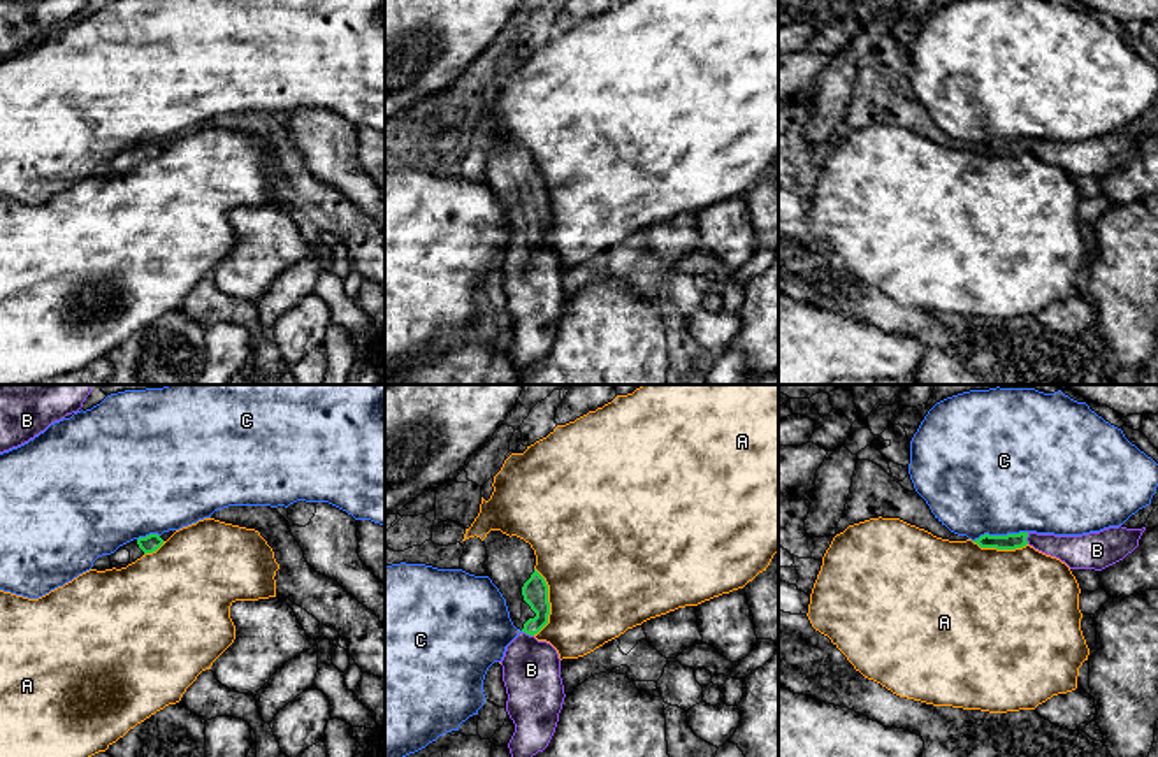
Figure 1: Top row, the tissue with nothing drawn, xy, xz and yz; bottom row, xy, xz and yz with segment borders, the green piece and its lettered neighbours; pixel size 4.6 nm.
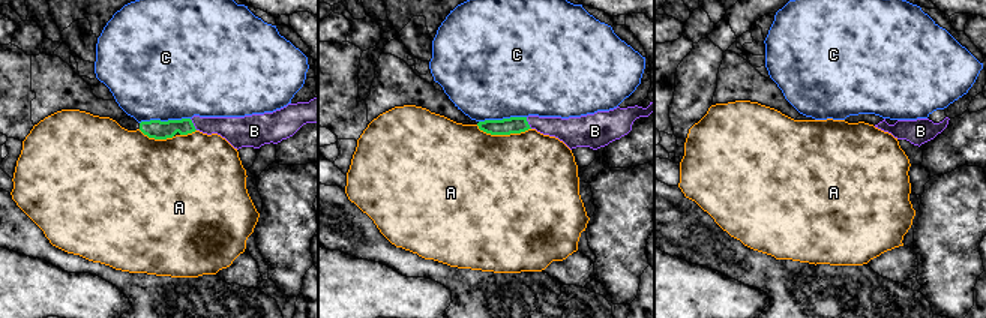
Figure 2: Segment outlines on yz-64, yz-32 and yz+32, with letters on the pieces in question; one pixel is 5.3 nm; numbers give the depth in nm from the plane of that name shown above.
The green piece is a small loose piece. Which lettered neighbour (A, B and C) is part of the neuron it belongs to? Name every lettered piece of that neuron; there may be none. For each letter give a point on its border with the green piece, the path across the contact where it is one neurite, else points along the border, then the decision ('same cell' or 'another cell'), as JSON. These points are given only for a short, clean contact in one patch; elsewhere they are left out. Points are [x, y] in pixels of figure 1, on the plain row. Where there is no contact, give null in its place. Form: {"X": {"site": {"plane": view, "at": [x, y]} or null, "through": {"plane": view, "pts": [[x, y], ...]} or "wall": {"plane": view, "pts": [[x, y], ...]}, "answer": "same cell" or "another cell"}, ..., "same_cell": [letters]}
{"A": {"site": {"plane": "xz", "at": [549, 209]}, "wall": {"plane": "xz", "pts": [[535, 174], [547, 192], [549, 227], [533, 241]]}, "answer": "another cell"}, "B": {"site": {"plane": "xz", "at": [528, 239]}, "through": {"plane": "xz", "pts": [[535, 197], [540, 225], [528, 239], [528, 271], [531, 276]]}, "answer": "same cell"}, "C": {"site": {"plane": "yz", "at": [1000, 143]}, "wall": {"plane": "yz", "pts": [[1027, 137], [981, 141], [974, 148]]}, "answer": "another cell"}, "same_cell": ["B"]}

